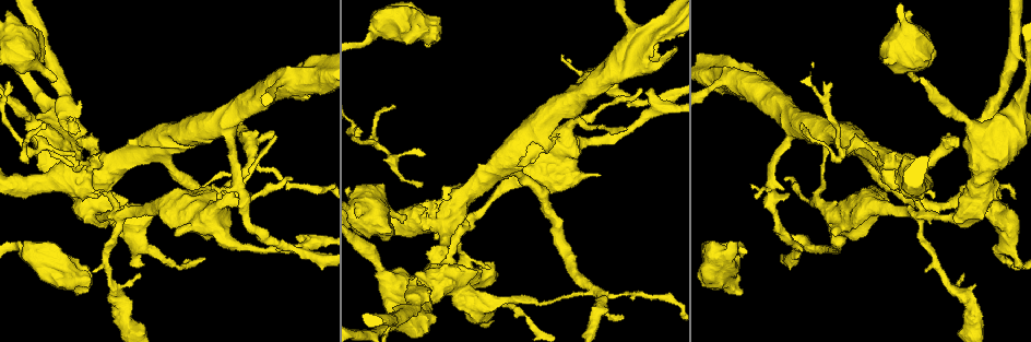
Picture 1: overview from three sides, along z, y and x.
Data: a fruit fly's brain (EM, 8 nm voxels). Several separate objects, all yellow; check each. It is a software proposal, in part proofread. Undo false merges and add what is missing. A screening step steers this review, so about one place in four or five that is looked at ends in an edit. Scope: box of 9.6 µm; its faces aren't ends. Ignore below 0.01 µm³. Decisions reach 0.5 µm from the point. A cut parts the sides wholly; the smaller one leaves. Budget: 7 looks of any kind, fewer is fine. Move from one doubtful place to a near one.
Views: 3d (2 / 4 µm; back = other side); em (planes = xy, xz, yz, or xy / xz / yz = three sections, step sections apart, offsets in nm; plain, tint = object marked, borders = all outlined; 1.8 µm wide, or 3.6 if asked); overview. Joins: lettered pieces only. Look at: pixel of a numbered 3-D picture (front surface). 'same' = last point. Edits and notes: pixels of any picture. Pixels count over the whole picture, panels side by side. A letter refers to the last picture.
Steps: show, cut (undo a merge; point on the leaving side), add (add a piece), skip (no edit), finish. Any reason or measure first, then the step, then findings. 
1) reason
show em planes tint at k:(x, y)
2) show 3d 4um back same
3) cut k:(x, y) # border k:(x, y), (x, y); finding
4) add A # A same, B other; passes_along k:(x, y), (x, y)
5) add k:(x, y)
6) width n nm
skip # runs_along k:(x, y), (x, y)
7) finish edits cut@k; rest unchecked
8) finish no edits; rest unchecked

branch point
show em yz step 16 borders at 1:(381, 147)

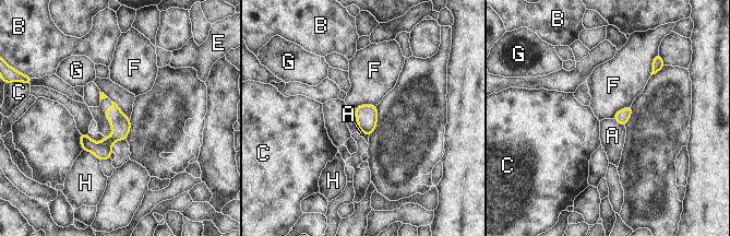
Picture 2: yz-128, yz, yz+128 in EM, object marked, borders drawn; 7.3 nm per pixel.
width 90 nm
skip # A other, B other, C other, E other, F other, G other, H other; runs_along 2:(128, 122), (104, 145), (84, 145); all the same neuron

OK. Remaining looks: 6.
sudden change in width
show 3d 4um at 1:(120, 298)

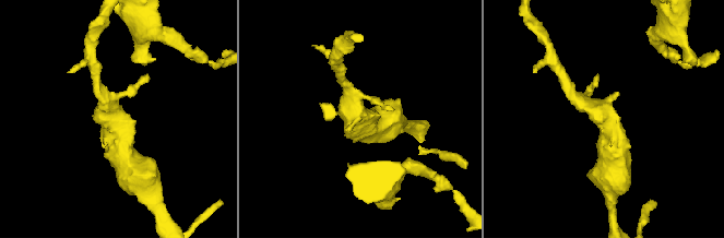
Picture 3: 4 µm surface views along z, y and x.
shape alone is not enough
show em xz step 8 borders at 3:(351, 111)

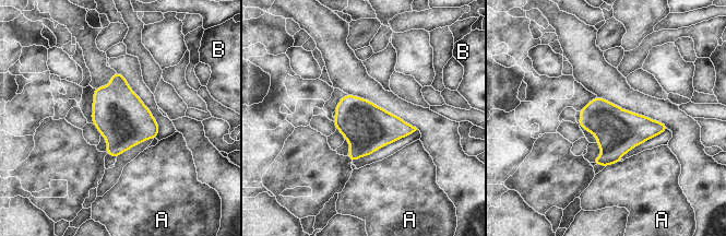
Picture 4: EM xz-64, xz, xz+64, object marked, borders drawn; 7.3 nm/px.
skip # A other, B other; one neuron here

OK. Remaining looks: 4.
sudden change in width
show 3d 4um back at 1:(727, 281)

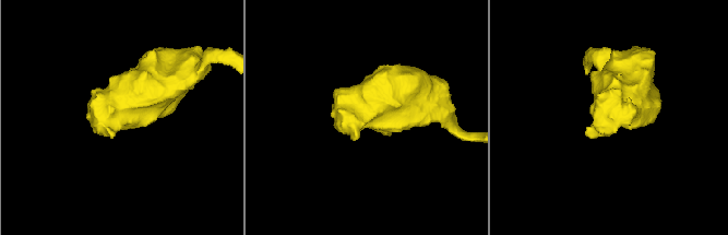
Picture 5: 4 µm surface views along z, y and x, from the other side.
shape alone is not enough
show em 3.6um planes borders at 5:(106, 113)

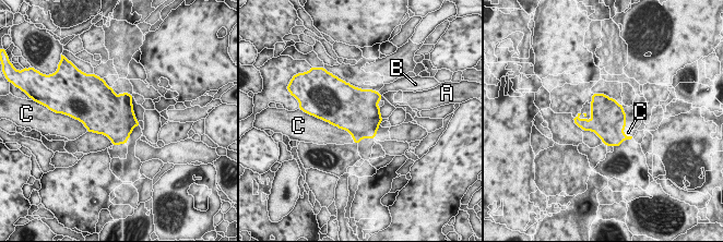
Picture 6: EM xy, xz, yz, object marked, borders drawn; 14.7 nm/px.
add B # A other, B same, C other; passes_along 6:(365, 103), (379, 94), (393, 86); the neuron continues

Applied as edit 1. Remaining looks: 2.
finish edits add@6; rest unchecked

